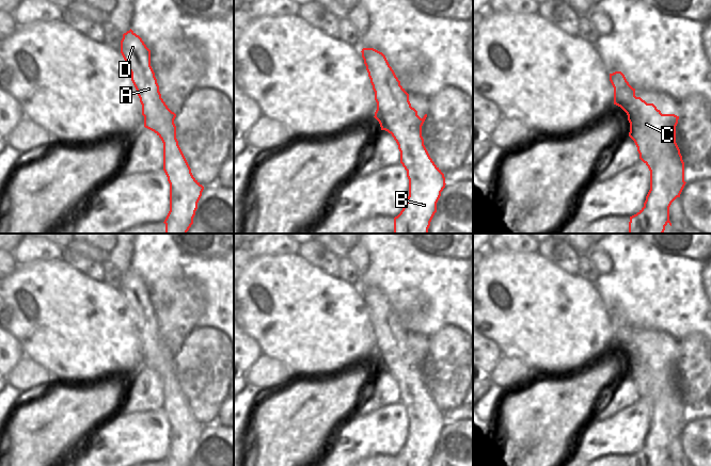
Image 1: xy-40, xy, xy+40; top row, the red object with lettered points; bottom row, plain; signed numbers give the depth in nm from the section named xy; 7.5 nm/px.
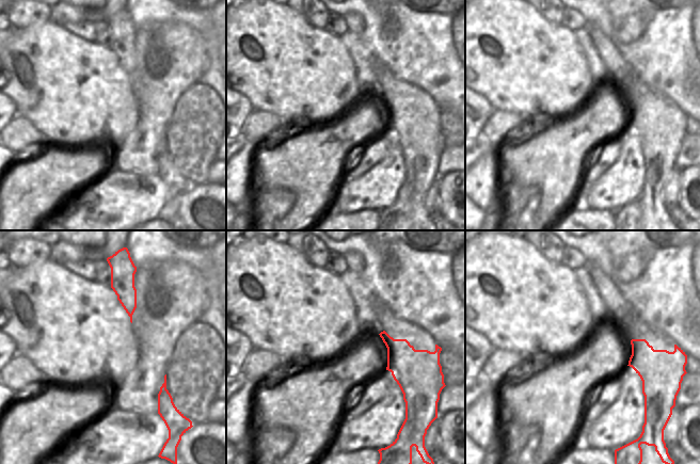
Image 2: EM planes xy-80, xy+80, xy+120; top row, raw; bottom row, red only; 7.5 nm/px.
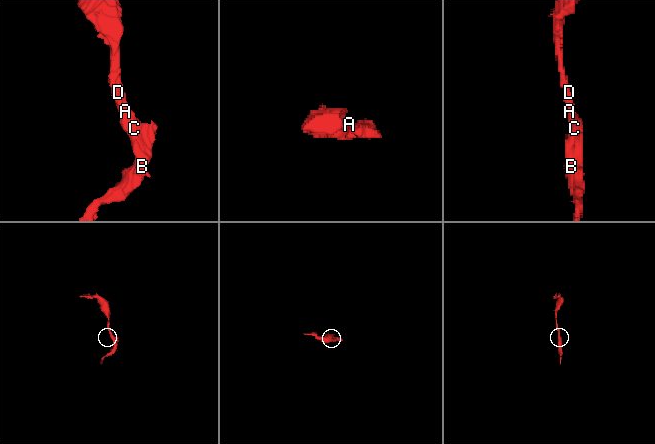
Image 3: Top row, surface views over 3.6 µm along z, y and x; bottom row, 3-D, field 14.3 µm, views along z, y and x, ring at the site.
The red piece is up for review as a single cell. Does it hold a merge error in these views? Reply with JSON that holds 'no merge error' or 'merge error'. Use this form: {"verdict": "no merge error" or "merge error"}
{"verdict": "no merge error"}

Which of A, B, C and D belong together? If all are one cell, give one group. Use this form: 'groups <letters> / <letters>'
groups A B C D

